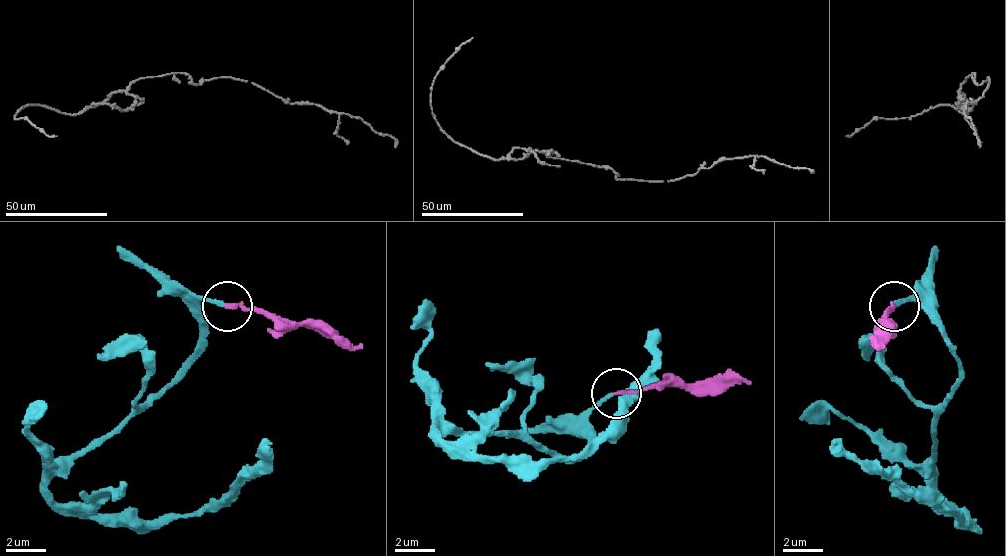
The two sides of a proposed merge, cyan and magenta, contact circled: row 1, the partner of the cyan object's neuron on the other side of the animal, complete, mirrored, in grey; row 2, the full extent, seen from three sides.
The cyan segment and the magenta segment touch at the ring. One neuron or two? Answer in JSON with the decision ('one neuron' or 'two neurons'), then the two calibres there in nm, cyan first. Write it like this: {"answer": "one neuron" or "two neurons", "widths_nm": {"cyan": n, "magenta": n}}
{"answer": "one neuron", "widths_nm": {"cyan": 170, "magenta": 200}}

